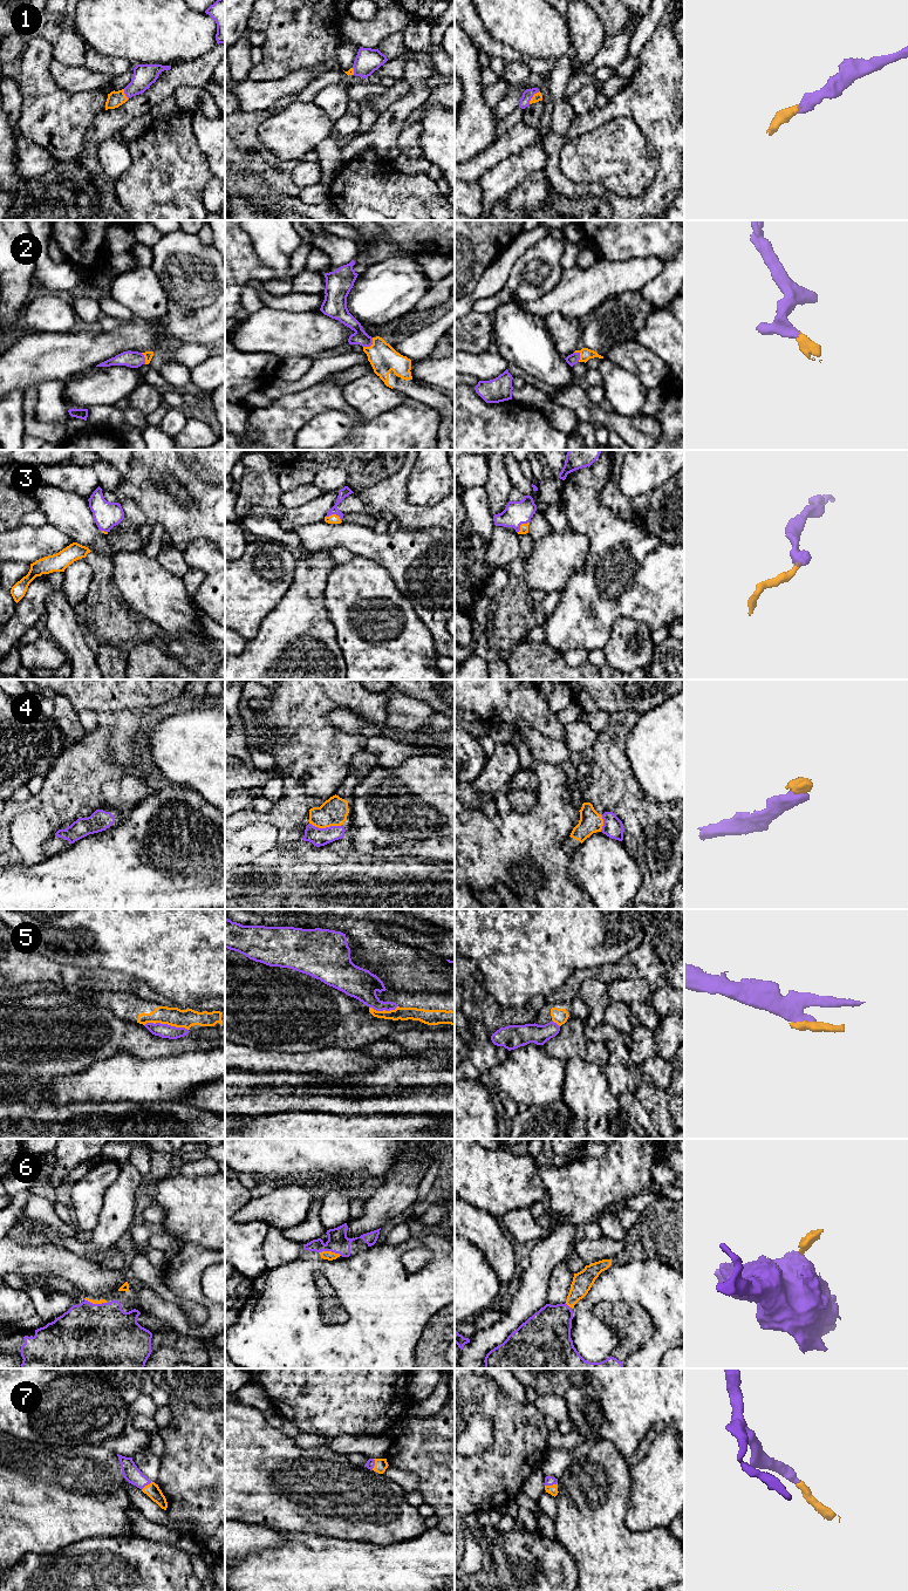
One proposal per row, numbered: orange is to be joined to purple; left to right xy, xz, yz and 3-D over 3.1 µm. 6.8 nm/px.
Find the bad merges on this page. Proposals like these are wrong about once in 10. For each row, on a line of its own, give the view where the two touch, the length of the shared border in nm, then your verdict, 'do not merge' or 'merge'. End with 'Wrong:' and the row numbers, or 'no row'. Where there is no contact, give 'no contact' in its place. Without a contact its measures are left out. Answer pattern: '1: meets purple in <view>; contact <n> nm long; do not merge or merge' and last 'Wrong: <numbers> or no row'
1: meets purple in yz; contact 120 nm long; merge
2: meets purple in xz; contact 100 nm long; merge
3: meets purple in xz; contact 120 nm long; merge
4: meets purple in xz; contact 220 nm long; merge
5: meets purple in xy; contact 300 nm long; do not merge
6: meets purple in xz; contact 150 nm long; merge
7: meets purple in yz; contact 90 nm long; merge
Wrong: 5

